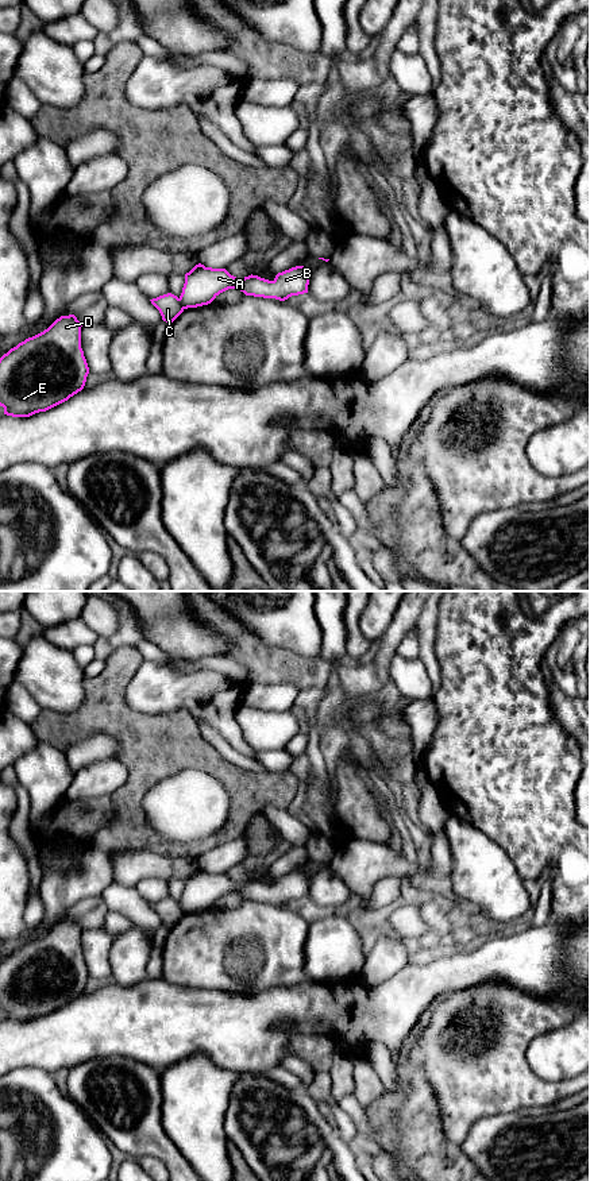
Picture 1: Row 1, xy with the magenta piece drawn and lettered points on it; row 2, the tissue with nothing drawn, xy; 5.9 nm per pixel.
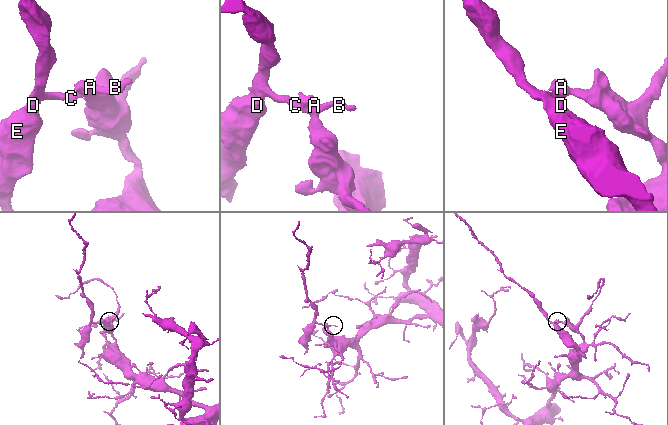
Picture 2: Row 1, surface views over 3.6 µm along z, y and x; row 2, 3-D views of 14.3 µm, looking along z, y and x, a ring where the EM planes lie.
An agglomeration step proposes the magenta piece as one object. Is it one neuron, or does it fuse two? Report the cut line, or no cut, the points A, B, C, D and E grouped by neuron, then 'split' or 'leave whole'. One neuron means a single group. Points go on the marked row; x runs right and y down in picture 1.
xy (178, 298), (185, 308) | A B / C D E | split

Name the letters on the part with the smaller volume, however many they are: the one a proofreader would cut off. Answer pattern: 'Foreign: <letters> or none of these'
Foreign: C, D, E

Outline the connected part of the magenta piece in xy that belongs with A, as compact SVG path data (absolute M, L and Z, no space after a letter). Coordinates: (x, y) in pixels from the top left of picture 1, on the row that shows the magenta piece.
M196 265L185 274L180 301L185 309L211 304L220 293L239 289L246 296L285 301L292 296L308 293L309 267L296 266L278 273L273 281L258 275L236 278L225 269Z

